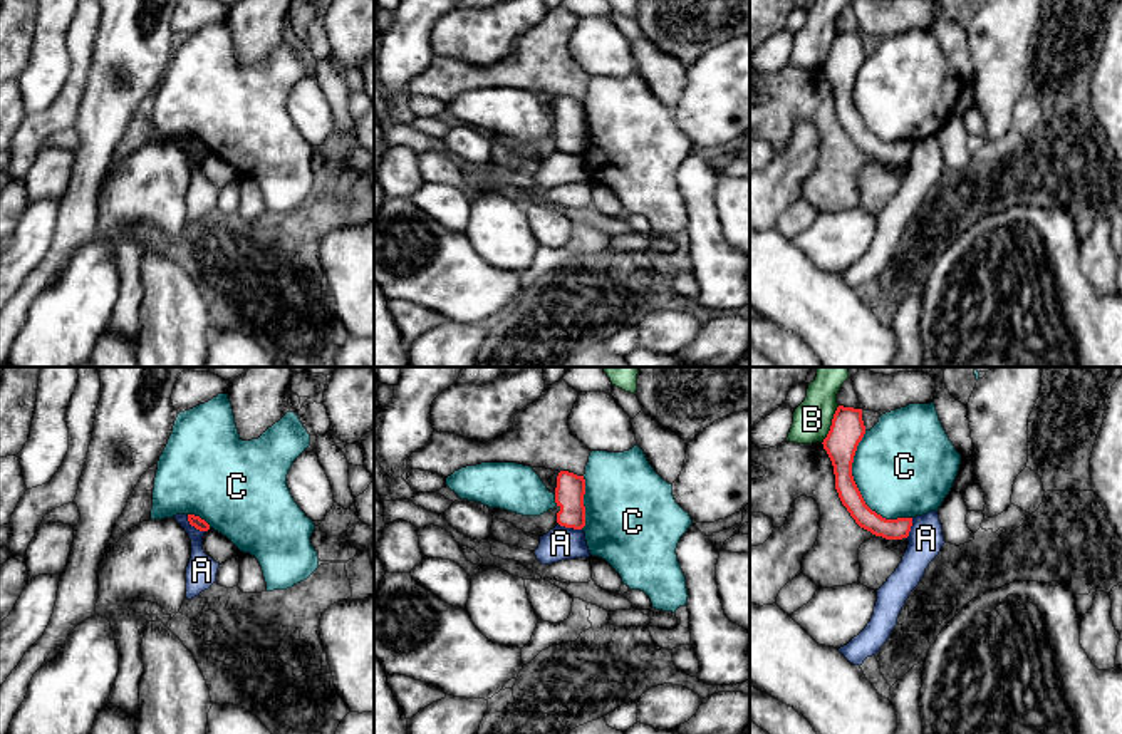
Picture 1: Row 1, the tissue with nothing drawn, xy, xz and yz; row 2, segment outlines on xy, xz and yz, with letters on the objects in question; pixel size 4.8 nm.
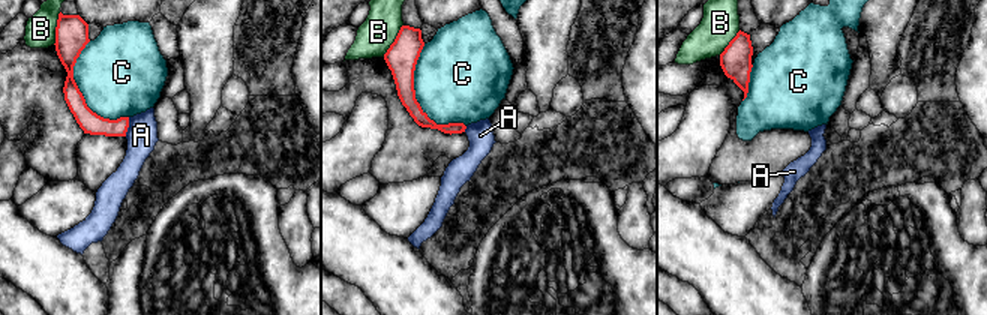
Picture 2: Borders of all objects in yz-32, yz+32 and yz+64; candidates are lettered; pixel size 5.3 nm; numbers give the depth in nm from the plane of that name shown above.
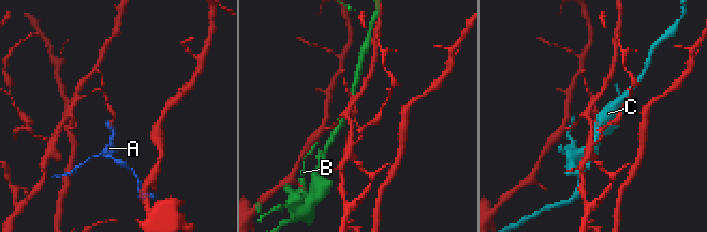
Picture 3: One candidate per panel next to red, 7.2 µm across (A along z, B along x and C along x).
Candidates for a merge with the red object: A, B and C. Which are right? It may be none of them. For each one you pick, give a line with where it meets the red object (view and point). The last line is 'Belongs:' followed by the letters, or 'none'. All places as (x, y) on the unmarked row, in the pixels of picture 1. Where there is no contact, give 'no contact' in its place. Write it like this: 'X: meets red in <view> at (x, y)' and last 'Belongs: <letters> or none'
Belongs: none

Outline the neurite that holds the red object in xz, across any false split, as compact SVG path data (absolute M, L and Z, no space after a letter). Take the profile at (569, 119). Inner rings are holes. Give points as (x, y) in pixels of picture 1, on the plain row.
M569 96L557 101L555 127L560 132L557 147L565 152L582 154L585 151L585 104Z

